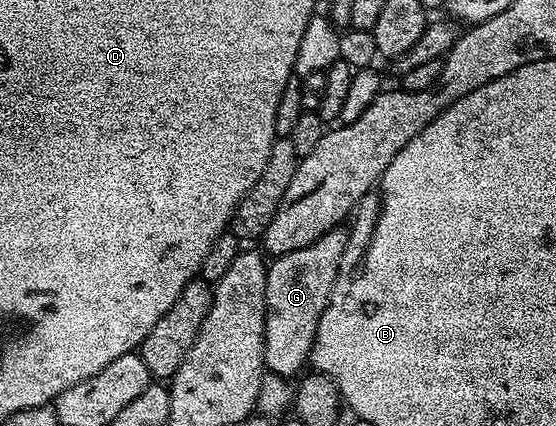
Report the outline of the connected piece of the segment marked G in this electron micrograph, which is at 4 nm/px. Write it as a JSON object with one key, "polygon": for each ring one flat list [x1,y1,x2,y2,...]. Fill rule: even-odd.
{"polygon":[[338,227,315,239,315,243,299,247,294,253,273,257,268,262,265,271,265,367,270,374,293,379,306,368,313,342,317,340,319,319,331,299,348,242,349,229]]}

